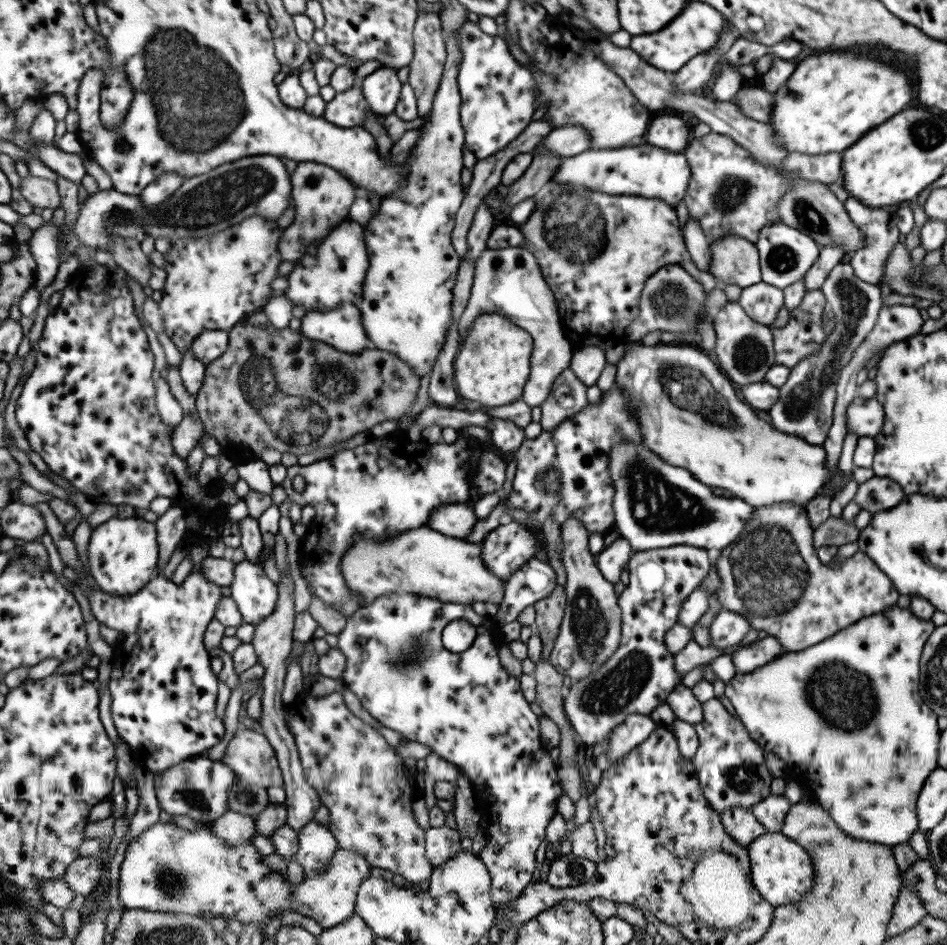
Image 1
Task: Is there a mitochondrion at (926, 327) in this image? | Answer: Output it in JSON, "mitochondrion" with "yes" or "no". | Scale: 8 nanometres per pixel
{"mitochondrion":"no"}

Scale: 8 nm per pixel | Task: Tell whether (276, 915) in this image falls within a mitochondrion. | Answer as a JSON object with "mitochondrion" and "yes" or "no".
{"mitochondrion":"no"}

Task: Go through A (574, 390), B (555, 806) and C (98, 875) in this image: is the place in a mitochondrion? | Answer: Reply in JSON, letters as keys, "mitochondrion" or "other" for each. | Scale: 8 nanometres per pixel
{"A":"other","B":"other","C":"other"}

